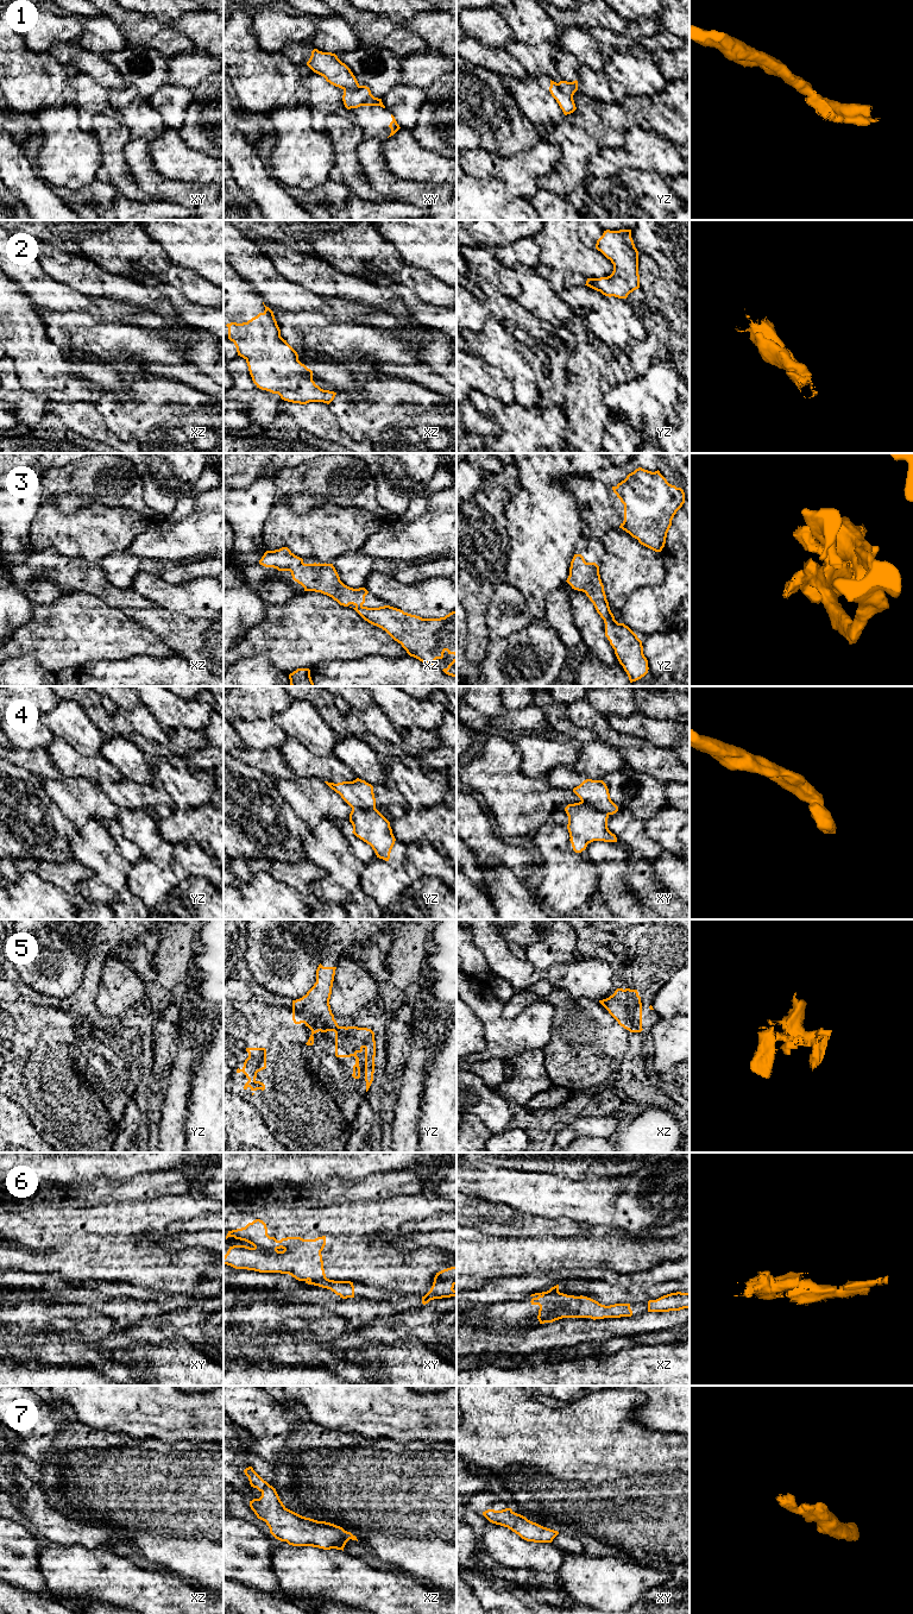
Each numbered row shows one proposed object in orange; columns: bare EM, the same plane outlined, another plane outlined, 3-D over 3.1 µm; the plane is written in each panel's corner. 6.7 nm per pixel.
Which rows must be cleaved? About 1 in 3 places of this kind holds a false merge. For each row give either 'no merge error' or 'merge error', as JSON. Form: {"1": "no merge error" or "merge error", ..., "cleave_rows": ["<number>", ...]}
{"1": "merge error", "2": "no merge error", "3": "no merge error", "4": "merge error", "5": "no merge error", "6": "merge error", "7": "no merge error", "cleave_rows": ["1", "4", "6"]}

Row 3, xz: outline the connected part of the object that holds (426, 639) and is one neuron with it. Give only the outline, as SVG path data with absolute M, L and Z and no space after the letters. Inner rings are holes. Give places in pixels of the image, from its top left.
M288 547L275 551L266 551L259 564L265 567L273 567L278 571L290 571L292 579L304 588L304 591L321 592L332 597L340 605L354 605L354 610L369 623L385 630L395 641L402 645L410 657L420 661L434 665L436 659L442 659L443 653L456 655L456 610L440 618L422 618L416 615L404 613L401 609L384 605L379 608L367 608L365 596L369 591L365 588L353 589L345 585L333 566L333 564L304 564L303 559L295 555Z

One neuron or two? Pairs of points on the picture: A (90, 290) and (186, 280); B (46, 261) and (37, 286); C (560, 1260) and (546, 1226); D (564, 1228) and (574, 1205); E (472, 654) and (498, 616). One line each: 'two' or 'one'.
A: two
B: two
C: two
D: two
E: two

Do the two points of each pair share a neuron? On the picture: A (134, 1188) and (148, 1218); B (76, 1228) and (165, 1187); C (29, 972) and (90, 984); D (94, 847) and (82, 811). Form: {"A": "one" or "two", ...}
{"A": "two", "B": "two", "C": "two", "D": "two"}

